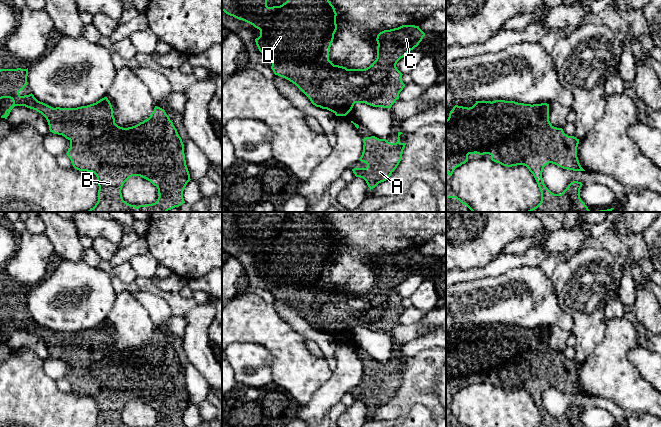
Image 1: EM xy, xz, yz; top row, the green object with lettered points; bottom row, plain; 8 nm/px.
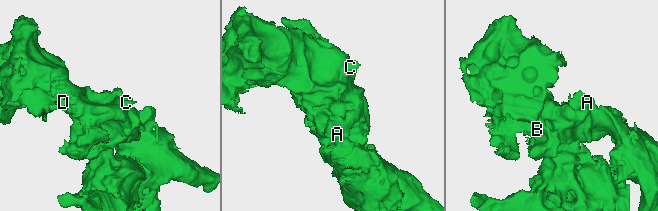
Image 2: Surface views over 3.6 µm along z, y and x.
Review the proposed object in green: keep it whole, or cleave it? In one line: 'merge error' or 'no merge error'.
no merge error

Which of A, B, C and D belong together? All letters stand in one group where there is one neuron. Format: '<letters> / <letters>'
A B C D

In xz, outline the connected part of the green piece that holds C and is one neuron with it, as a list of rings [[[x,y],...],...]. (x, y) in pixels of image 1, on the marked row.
[[[222,0],[222,11],[226,14],[233,16],[239,20],[243,20],[255,28],[260,30],[260,36],[255,39],[256,45],[261,53],[266,55],[272,62],[271,69],[273,70],[275,75],[283,77],[293,84],[295,84],[311,101],[313,105],[316,107],[320,107],[322,109],[327,109],[333,112],[336,116],[346,116],[353,108],[355,103],[365,103],[367,105],[373,107],[383,107],[390,109],[392,105],[395,103],[397,99],[399,99],[399,94],[405,87],[405,84],[402,81],[402,73],[397,69],[396,64],[397,62],[403,58],[409,51],[413,50],[415,47],[419,45],[422,41],[425,33],[419,28],[419,26],[415,25],[402,25],[398,28],[384,30],[377,35],[377,58],[376,60],[367,68],[365,69],[347,69],[346,67],[334,65],[329,60],[329,52],[331,43],[334,39],[334,34],[337,30],[336,24],[336,16],[337,13],[335,11],[334,6],[331,4],[329,0],[287,0],[280,6],[267,6],[267,0]]]

